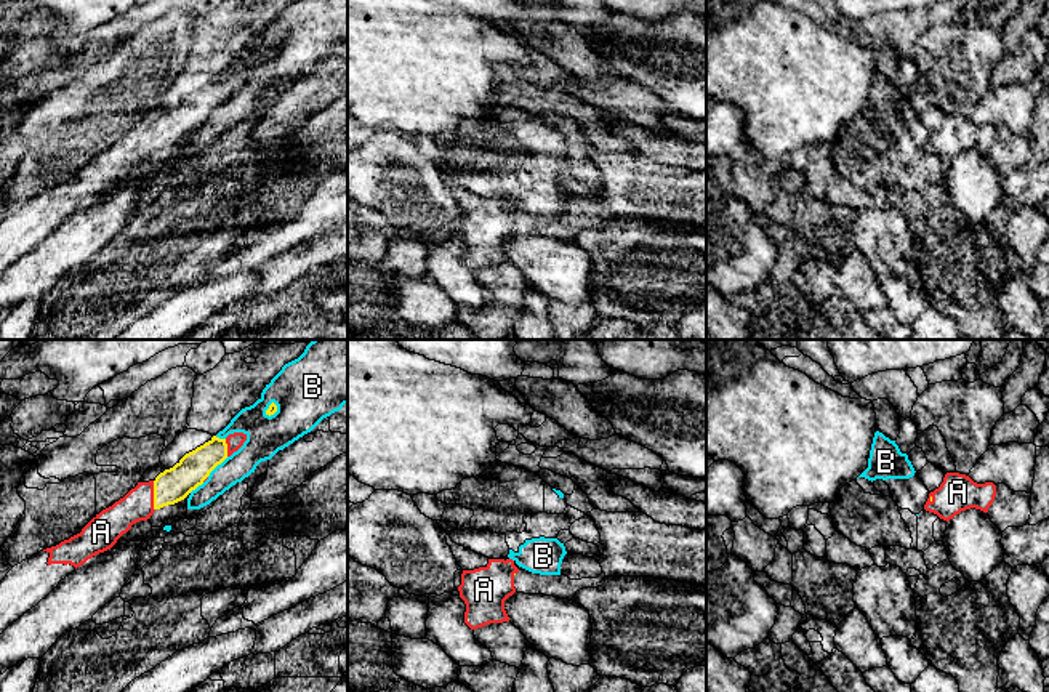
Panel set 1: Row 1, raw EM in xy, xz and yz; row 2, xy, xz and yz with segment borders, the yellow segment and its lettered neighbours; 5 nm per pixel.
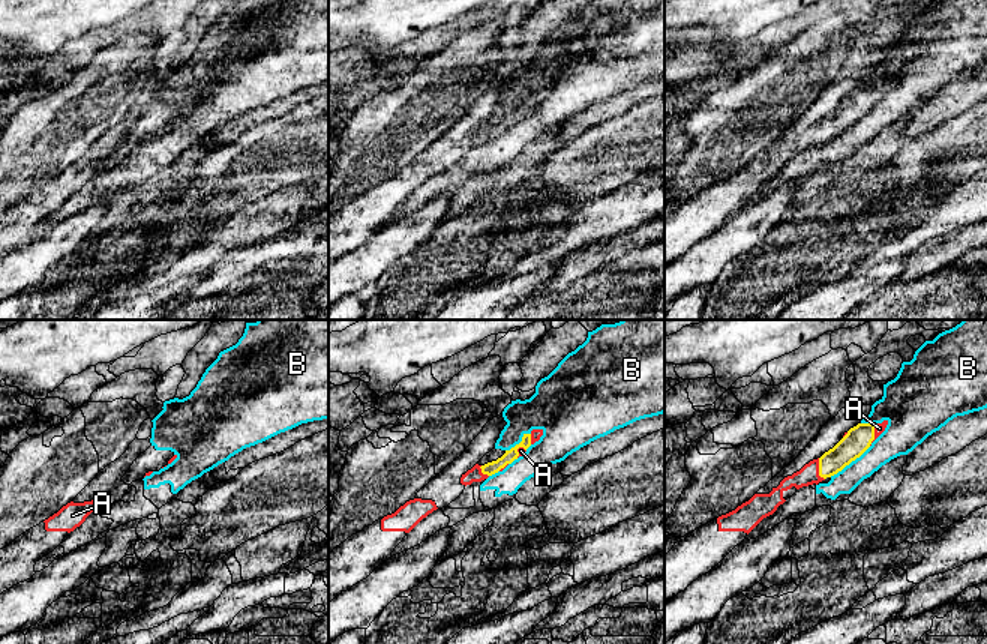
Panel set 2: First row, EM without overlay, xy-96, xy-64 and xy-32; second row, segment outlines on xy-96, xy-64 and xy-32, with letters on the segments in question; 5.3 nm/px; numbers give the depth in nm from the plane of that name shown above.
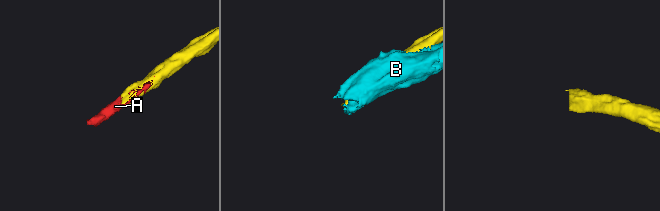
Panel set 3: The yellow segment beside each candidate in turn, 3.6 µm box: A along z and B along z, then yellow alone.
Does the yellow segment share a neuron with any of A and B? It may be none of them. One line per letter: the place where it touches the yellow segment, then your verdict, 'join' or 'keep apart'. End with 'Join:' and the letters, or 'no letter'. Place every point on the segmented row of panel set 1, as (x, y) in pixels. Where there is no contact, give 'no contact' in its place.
A: xy (154, 495) | join
B: xy (217, 465) | keep apart
Join: A

